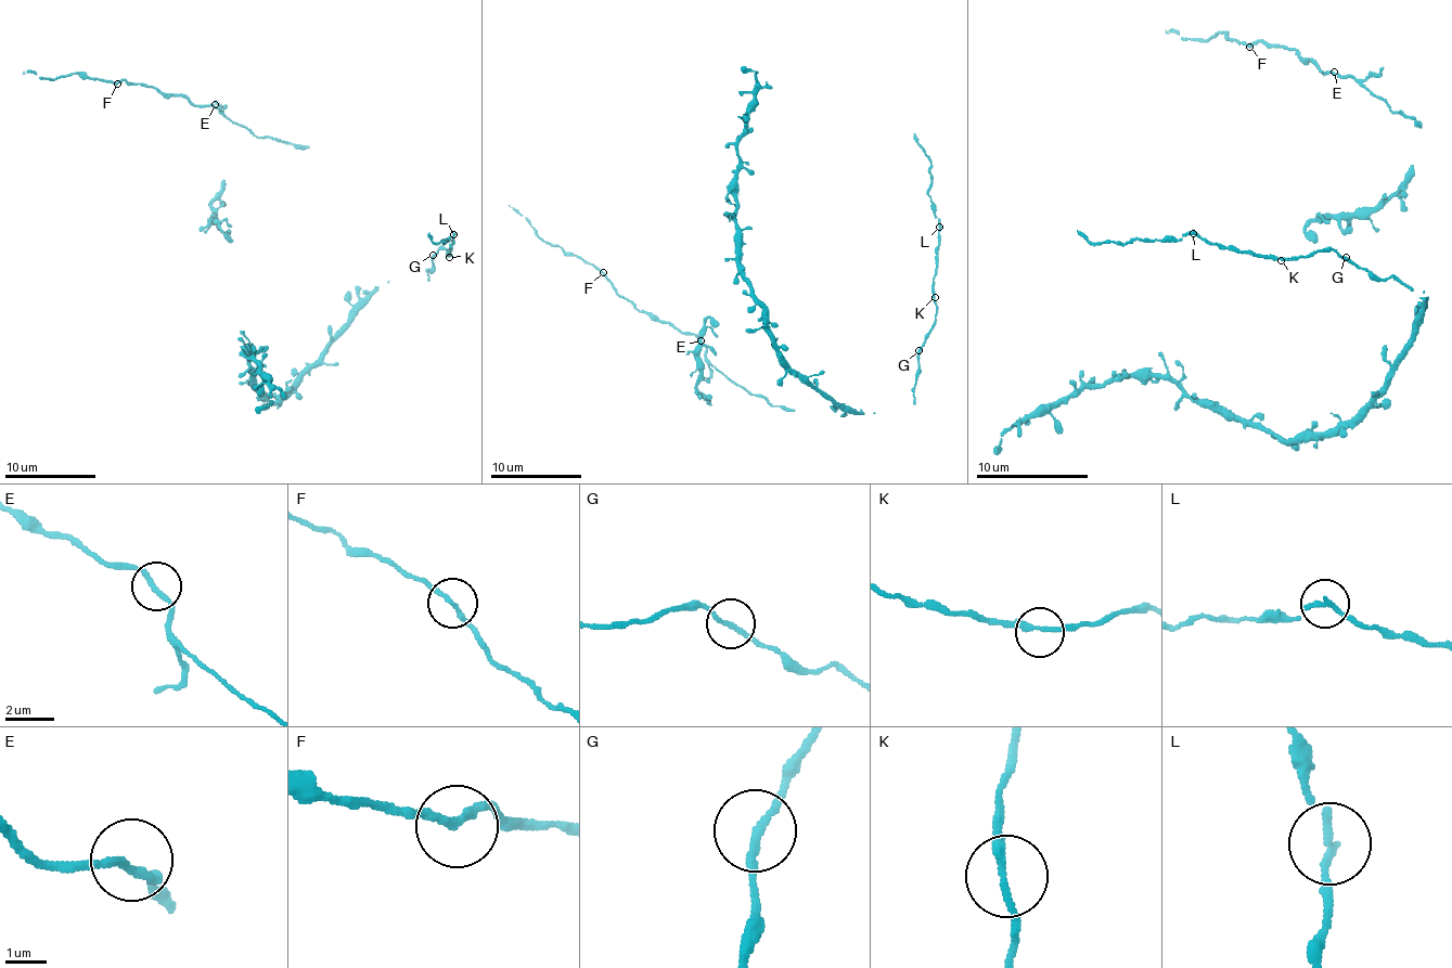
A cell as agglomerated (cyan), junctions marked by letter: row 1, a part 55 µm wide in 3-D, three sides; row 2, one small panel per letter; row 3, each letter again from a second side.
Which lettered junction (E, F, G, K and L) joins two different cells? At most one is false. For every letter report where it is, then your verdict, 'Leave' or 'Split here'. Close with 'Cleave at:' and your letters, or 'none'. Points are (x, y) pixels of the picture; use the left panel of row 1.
E: Place: (215, 104). Leave
F: Place: (117, 84). Leave
G: Place: (433, 255). Leave
K: Place: (449, 257). Leave
L: Place: (453, 234). Leave
Cleave at: none

